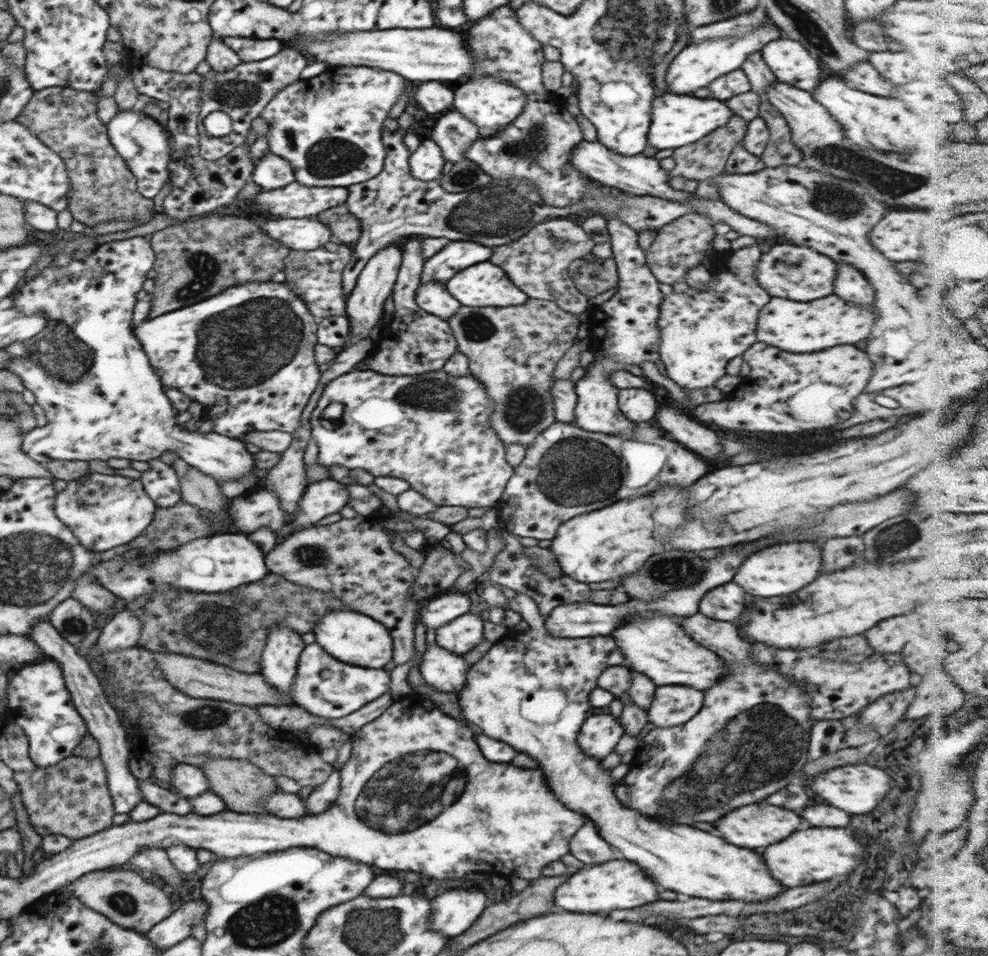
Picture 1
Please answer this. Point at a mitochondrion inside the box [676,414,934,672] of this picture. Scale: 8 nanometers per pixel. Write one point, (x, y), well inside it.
(899, 536)

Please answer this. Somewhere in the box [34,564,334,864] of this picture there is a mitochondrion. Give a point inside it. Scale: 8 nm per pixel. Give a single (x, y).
(220, 631)

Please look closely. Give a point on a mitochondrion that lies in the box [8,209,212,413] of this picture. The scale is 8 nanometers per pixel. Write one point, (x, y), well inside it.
(61, 355)

